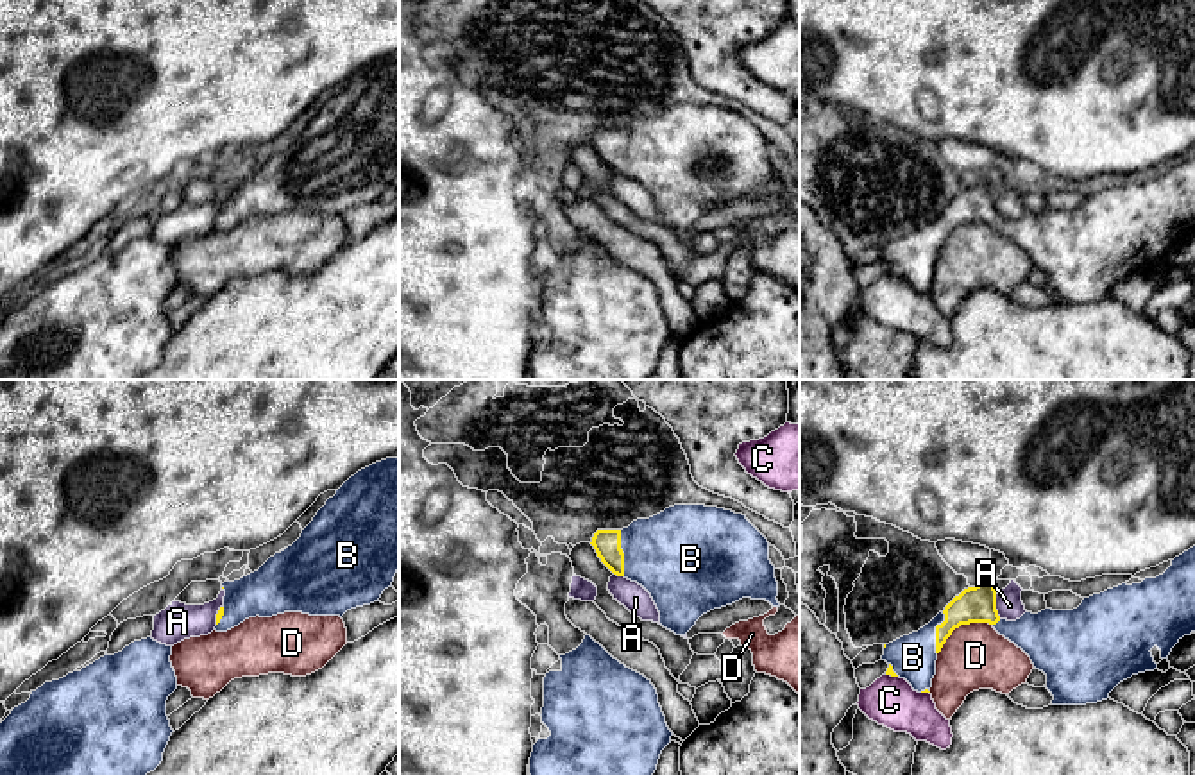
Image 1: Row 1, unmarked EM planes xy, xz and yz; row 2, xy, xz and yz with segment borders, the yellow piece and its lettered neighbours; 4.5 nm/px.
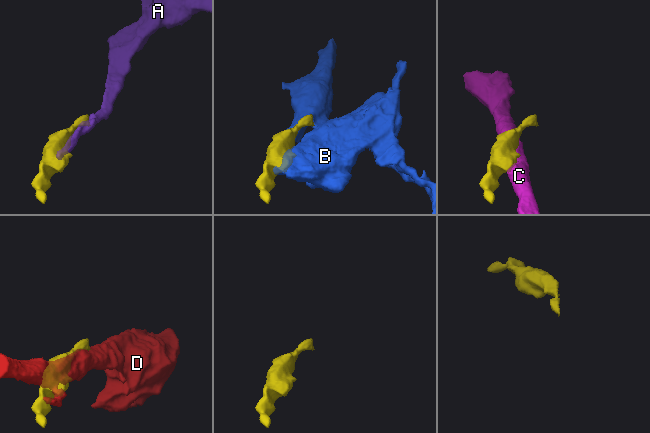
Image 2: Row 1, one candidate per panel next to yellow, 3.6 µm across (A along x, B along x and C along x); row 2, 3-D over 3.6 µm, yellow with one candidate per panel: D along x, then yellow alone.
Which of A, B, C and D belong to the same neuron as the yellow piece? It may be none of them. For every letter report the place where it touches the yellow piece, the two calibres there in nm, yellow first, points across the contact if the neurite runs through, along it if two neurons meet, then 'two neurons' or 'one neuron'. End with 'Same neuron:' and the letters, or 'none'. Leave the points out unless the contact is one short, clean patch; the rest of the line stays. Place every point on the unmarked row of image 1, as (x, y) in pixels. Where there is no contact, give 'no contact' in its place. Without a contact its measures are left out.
A: yz (995, 206) | 160/120 nm | along yz (995, 194), (995, 208), (1000, 217) | two neurons
B: xz (623, 153) | 130/420 nm | one neuron
C: yz (891, 274) | 30/220 nm | two neurons
D: yz (961, 222) | 160/300 nm | two neurons
Same neuron: B

